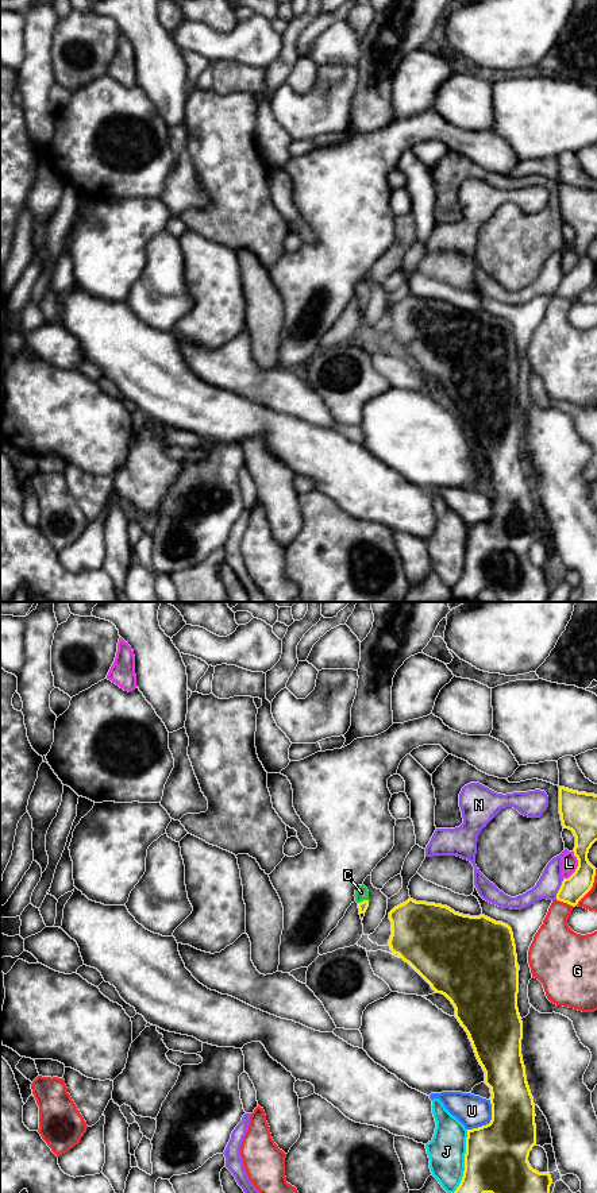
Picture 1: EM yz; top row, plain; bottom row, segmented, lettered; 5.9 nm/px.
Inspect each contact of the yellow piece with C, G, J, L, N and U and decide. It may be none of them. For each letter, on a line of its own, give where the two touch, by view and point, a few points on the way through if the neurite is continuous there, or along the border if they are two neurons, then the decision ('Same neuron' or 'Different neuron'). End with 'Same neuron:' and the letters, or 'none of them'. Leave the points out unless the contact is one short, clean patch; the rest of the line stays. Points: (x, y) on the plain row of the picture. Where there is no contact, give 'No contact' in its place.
C: Touches yellow at yz (364, 296). Path across: yz (362, 301), (364, 296), (361, 288). Same neuron
G: Touches yellow at yz (565, 297). Different neuron
J: Touches yellow at yz (465, 558). Different neuron
L: Touches yellow at yz (577, 262). Different neuron
N: Touches yellow at yz (559, 284). Different neuron
U: Touches yellow at yz (490, 517). Different neuron
Same neuron: C

